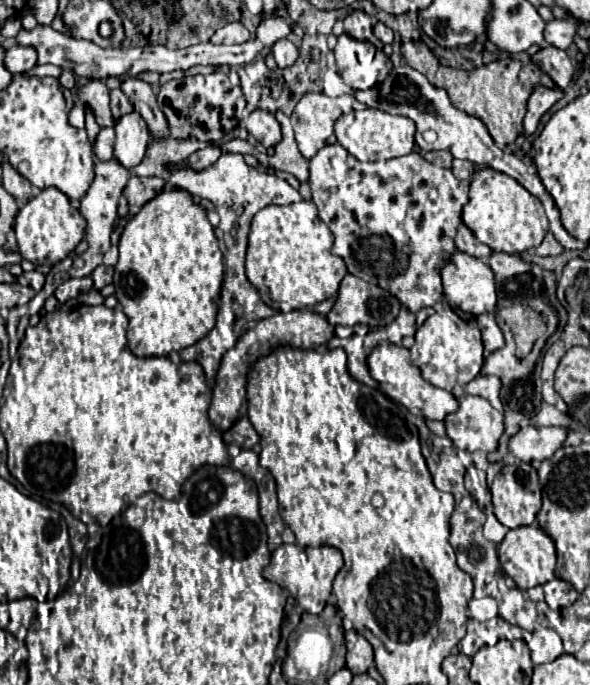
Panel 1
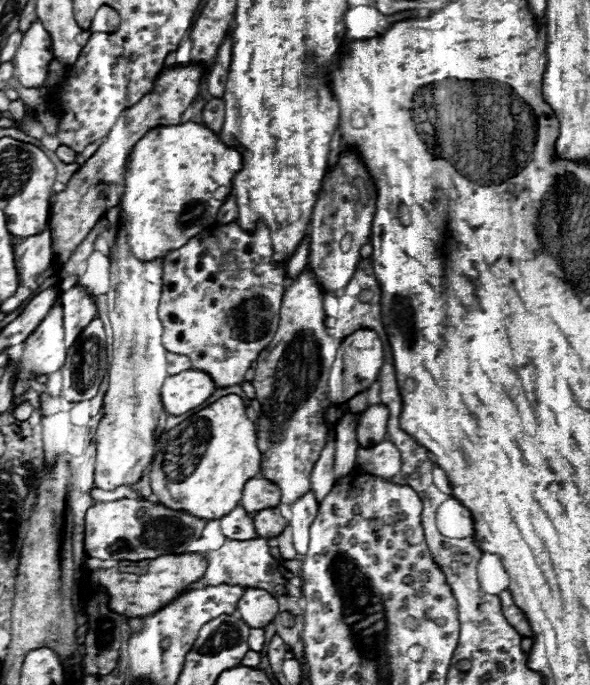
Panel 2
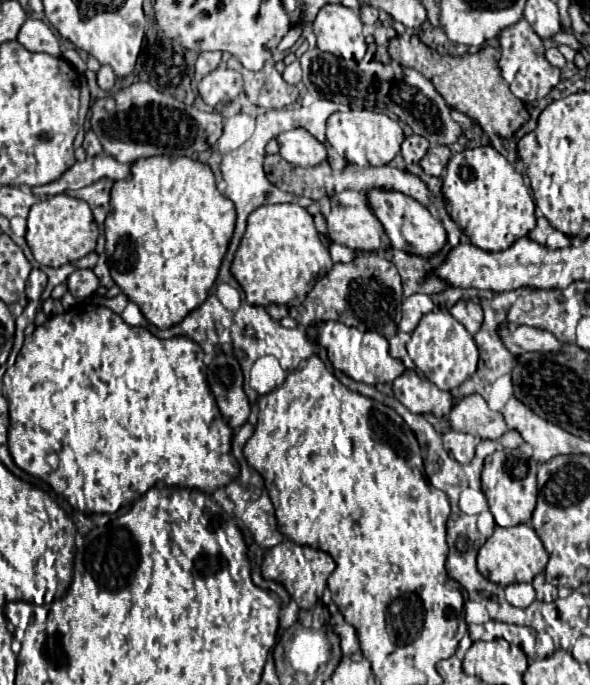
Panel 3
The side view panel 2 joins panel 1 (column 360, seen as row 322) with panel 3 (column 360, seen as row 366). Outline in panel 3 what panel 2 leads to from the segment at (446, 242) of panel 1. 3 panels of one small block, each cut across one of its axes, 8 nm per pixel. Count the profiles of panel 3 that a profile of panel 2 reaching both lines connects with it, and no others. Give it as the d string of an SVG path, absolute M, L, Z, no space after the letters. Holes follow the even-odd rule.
M346 190L340 194L334 194L330 198L332 202L332 212L326 218L328 222L328 234L336 244L348 246L352 250L384 250L386 248L386 236L382 224L378 224L378 218L374 212L370 212L370 206L366 204L366 196L356 190Z

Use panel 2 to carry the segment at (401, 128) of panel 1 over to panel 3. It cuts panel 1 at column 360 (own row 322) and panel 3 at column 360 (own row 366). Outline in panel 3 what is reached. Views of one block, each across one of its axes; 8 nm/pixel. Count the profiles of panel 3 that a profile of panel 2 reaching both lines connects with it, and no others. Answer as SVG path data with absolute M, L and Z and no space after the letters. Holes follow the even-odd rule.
M348 110L348 112L334 112L328 118L326 140L350 164L384 166L400 152L404 132L402 132L400 124L386 114L378 114L372 110Z

